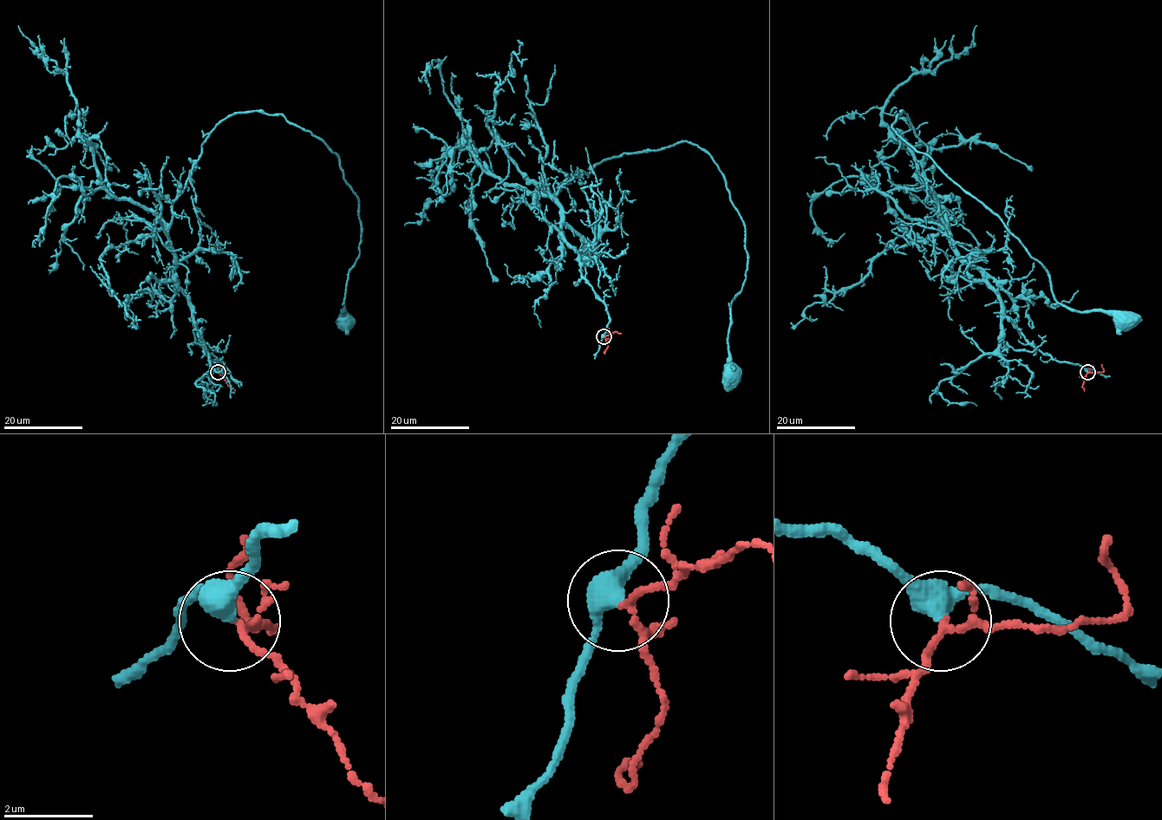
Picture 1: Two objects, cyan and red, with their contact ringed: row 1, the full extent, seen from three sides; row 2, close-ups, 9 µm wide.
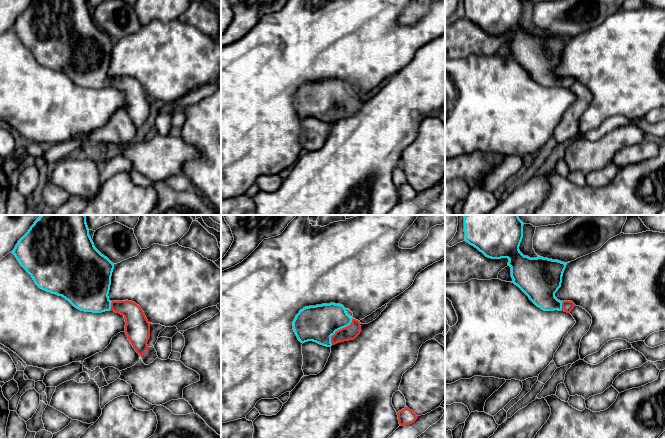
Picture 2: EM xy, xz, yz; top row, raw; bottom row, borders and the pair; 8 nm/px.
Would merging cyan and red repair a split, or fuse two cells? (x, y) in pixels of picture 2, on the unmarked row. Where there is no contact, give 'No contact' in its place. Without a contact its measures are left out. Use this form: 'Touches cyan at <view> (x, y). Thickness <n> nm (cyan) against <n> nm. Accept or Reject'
Touches cyan at xz (339, 105). Thickness 300 nm (cyan) against 120 nm. Accept

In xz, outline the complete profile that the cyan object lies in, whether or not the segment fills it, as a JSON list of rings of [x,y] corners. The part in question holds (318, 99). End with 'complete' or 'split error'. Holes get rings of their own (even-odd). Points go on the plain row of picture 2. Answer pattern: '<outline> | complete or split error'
[[[341,80],[305,83],[293,97],[293,106],[301,119],[308,117],[331,123],[354,116],[361,108],[360,98],[350,93]]] | split error

